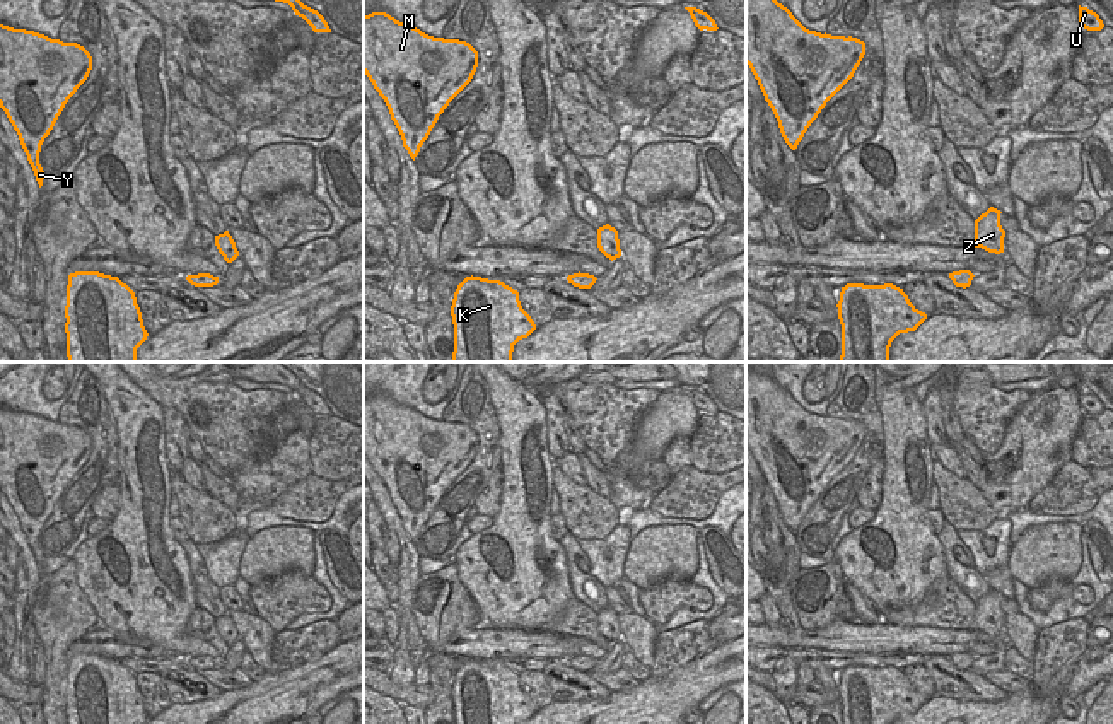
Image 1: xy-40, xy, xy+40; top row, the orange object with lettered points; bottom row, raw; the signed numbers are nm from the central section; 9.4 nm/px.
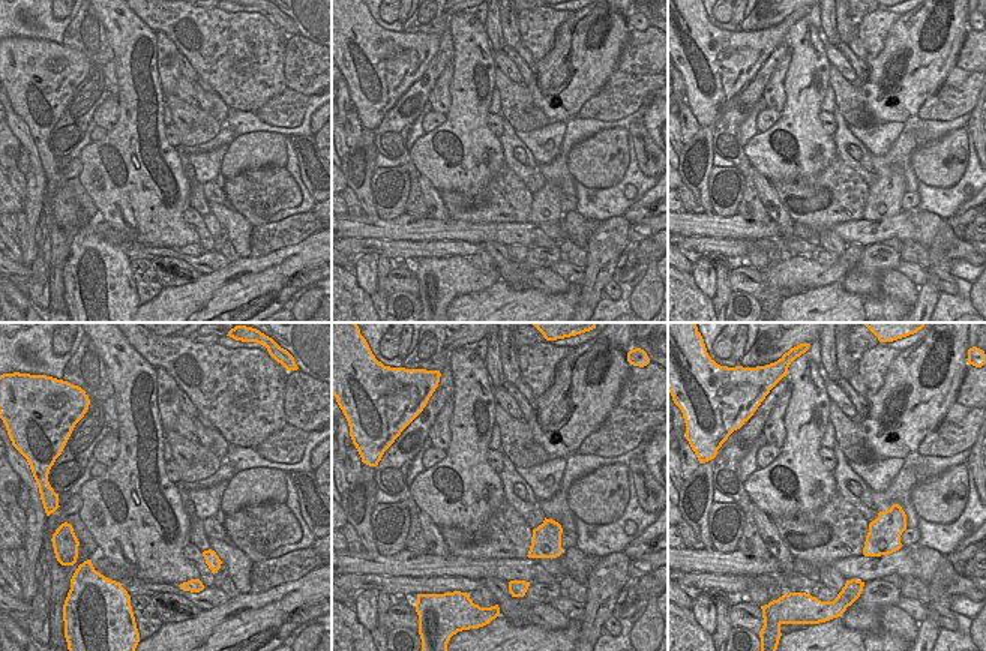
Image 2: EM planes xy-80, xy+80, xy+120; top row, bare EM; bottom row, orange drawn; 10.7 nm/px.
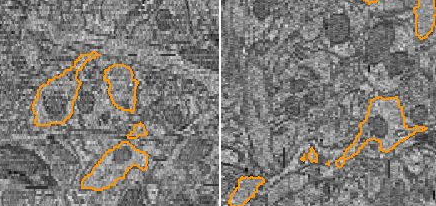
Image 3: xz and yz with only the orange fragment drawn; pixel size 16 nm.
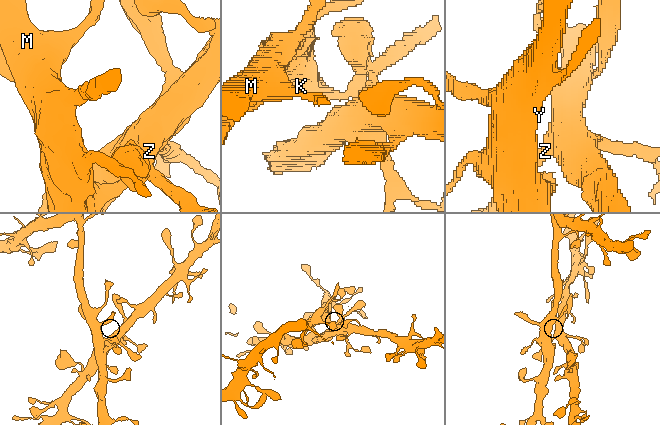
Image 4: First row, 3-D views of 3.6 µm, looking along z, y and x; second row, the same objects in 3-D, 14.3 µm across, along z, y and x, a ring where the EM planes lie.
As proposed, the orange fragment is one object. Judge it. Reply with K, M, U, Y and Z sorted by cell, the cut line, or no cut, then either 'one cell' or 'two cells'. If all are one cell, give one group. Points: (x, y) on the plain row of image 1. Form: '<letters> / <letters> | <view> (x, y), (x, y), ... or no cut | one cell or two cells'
K M U Y Z | no cut | one cell

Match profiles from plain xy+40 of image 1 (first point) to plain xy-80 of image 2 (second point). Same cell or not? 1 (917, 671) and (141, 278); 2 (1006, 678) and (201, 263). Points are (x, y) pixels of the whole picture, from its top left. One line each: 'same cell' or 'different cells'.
1: same cell
2: same cell

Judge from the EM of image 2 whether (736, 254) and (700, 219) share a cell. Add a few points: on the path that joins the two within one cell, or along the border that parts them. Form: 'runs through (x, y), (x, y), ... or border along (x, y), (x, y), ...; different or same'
border along (685, 236), (751, 240); different

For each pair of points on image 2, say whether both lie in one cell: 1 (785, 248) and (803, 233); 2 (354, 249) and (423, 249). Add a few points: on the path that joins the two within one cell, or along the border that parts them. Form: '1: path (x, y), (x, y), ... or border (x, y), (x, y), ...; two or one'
1: border (793, 236), (806, 242); two
2: path (371, 243), (381, 248), (407, 249); one

